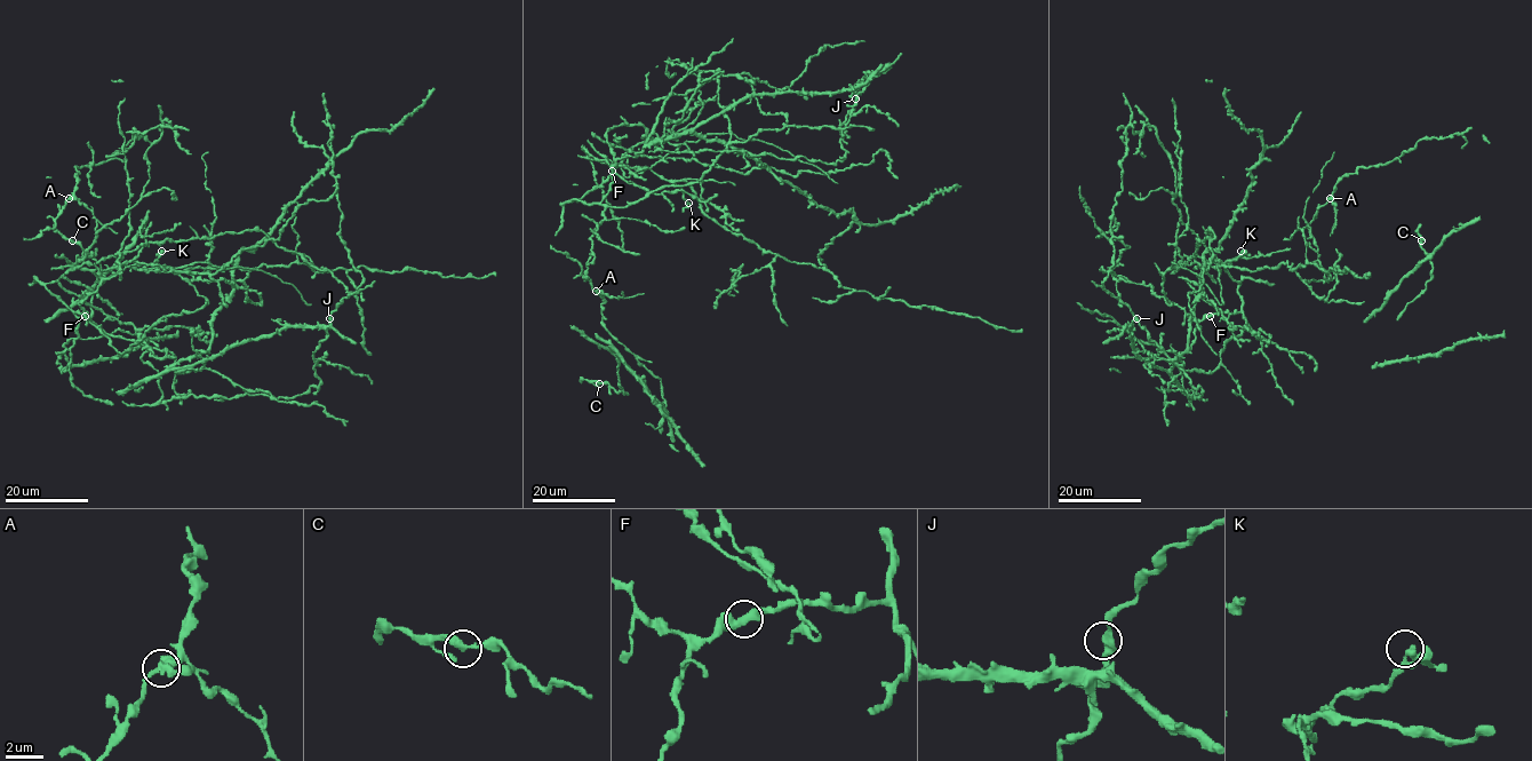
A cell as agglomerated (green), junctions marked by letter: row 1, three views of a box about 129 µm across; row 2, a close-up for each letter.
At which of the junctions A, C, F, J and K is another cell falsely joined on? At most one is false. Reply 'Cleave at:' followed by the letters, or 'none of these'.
Cleave at: A

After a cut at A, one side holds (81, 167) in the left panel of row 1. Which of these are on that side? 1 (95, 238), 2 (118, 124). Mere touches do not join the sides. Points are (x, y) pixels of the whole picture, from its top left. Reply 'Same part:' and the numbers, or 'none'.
Same part: none

